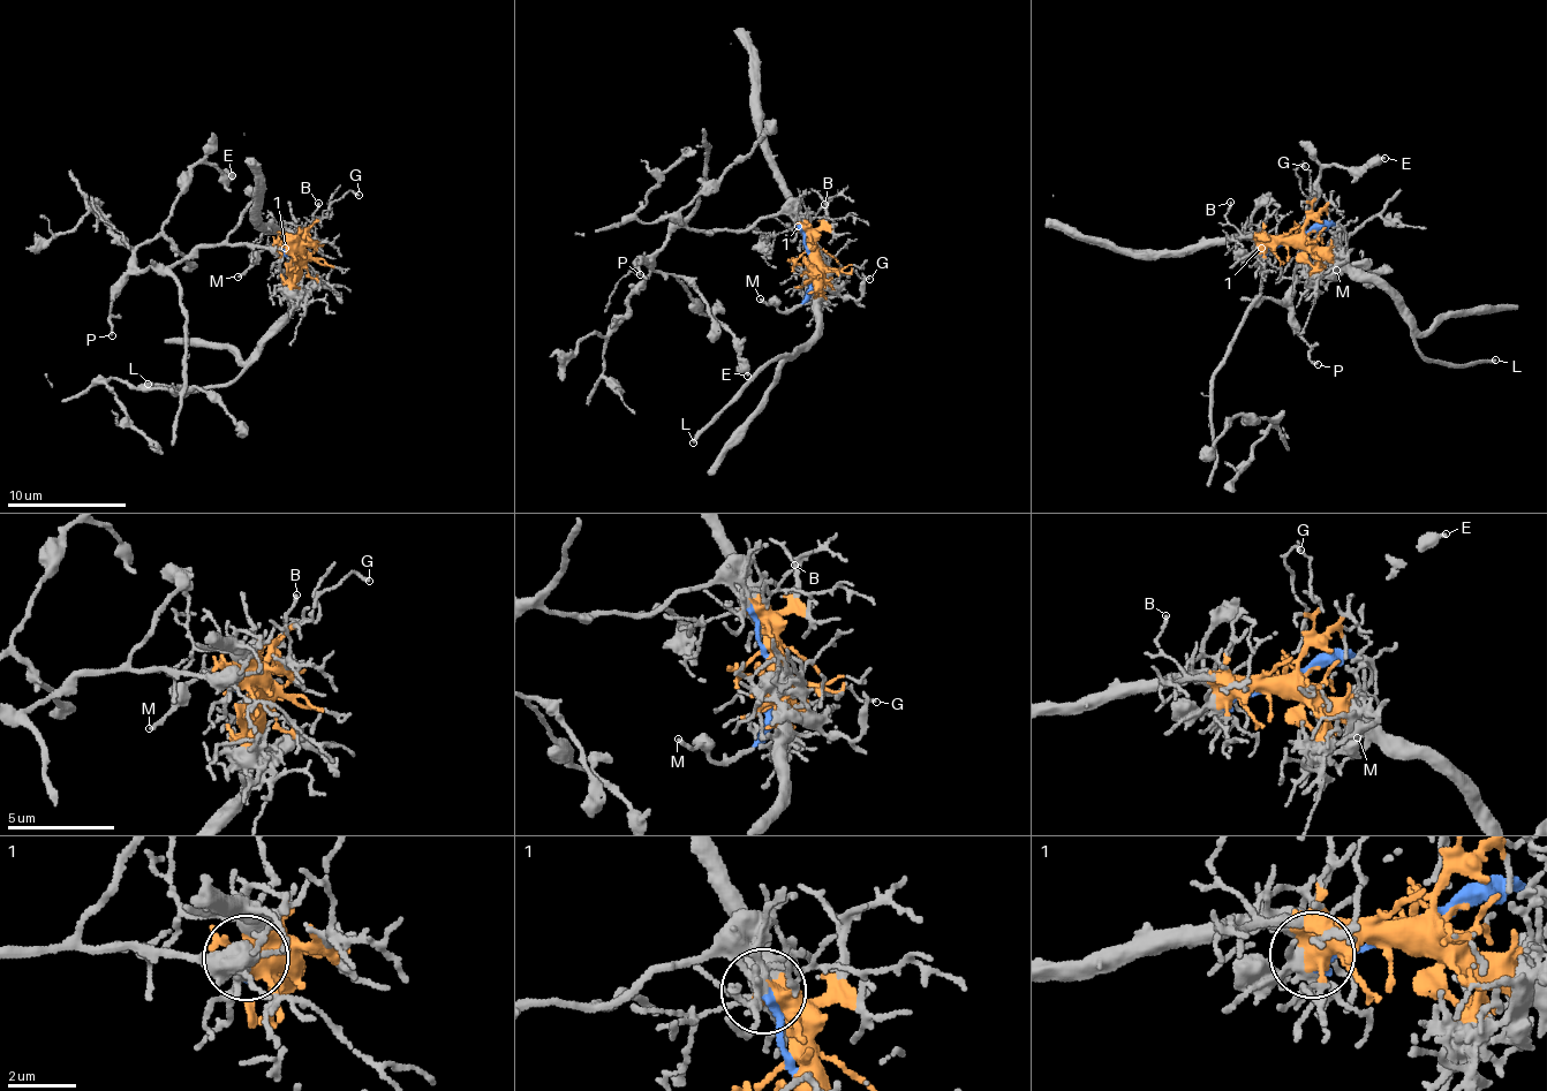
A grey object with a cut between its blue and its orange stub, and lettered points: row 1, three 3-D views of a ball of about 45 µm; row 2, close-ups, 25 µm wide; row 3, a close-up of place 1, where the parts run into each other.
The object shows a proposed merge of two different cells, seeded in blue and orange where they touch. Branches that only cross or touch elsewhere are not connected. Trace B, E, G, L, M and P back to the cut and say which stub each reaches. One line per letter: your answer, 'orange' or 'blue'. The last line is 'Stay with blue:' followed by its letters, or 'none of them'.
B: orange
E: blue
G: orange
L: orange
M: blue
P: blue
Stay with blue: E, M, P

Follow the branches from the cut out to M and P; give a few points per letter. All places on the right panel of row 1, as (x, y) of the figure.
M: (1299, 235), (1338, 227), (1343, 235), (1335, 271)
P: (1299, 235), (1281, 245), (1250, 252), (1247, 257), (1260, 257), (1257, 265), (1259, 297), (1285, 305), (1317, 365)

